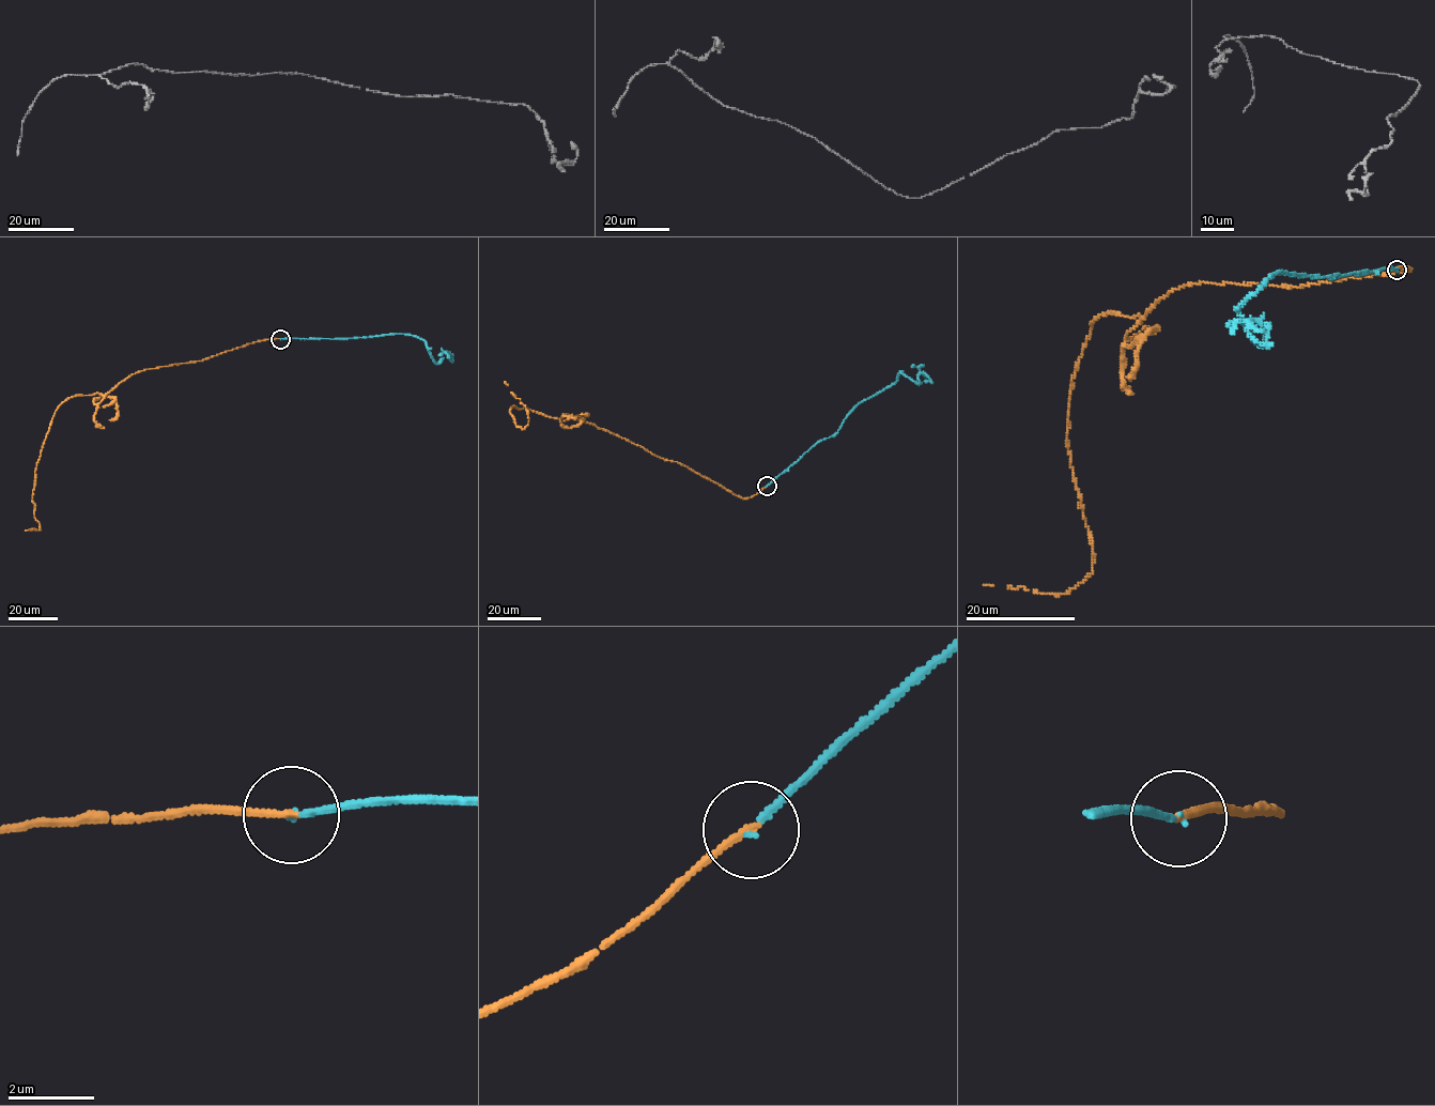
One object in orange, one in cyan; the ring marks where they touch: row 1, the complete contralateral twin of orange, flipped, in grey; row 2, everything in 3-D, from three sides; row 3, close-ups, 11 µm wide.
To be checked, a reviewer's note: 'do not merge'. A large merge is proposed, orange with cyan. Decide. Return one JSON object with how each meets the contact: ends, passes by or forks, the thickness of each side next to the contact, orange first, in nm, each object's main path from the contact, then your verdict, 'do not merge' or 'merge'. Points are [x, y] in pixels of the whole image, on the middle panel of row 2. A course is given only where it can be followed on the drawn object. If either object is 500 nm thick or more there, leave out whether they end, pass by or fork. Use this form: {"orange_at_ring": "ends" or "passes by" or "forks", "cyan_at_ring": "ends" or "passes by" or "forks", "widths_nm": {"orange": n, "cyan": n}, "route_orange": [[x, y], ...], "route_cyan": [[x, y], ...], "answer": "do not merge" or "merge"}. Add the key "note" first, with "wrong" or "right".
{"note": "wrong", "orange_at_ring": "ends", "cyan_at_ring": "ends", "widths_nm": {"orange": 160, "cyan": 130}, "route_orange": [[767, 486], [743, 498], [595, 425], [514, 405], [510, 413], [523, 429], [528, 411], [505, 381]], "route_cyan": [[767, 486], [818, 442], [833, 436], [857, 405], [899, 373], [917, 383], [924, 372], [929, 380], [924, 381]], "answer": "merge"}

